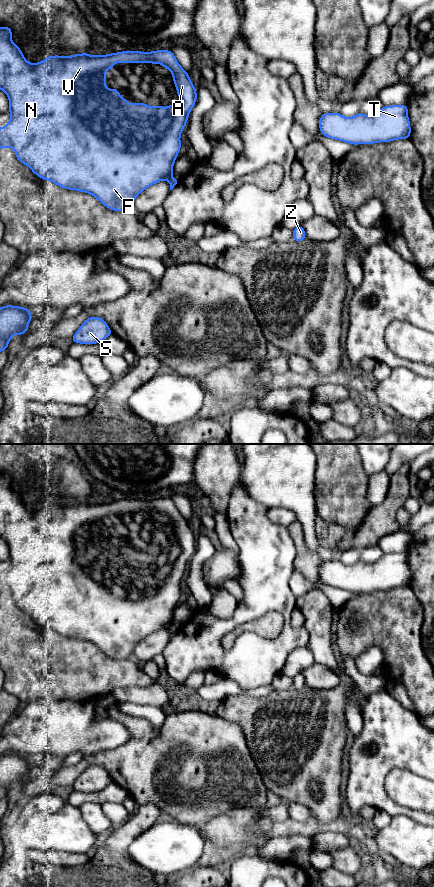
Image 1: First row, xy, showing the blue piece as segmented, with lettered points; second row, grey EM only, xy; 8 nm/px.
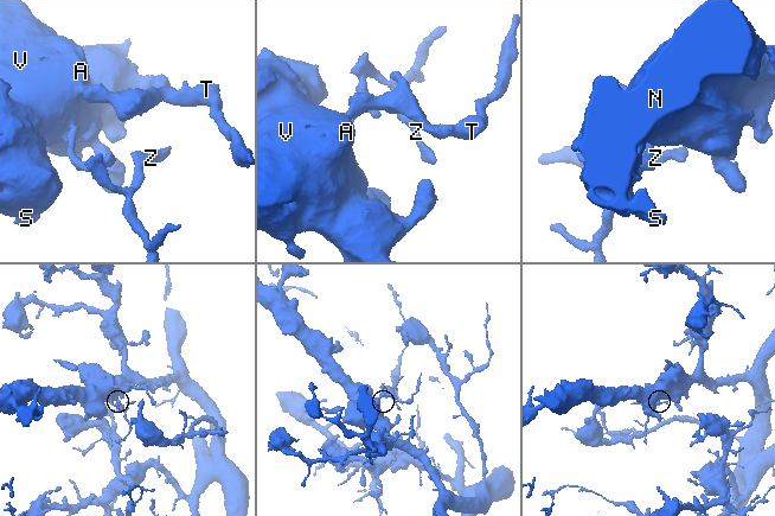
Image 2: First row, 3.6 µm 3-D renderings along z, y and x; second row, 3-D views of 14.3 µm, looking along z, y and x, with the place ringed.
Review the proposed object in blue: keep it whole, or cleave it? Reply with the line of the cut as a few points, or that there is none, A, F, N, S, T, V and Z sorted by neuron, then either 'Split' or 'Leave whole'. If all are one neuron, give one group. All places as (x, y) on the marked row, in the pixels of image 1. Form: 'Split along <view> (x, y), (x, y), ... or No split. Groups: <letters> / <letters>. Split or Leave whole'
Split along xy (171, 175), (166, 179). Groups: A F N S T V / Z. Split

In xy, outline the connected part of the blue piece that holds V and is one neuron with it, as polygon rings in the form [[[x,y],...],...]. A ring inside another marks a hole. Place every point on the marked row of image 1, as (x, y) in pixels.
[[[6,26],[0,27],[0,90],[4,91],[9,99],[10,113],[9,122],[4,127],[0,127],[0,150],[12,147],[16,159],[28,166],[40,179],[51,181],[57,186],[68,190],[88,193],[98,199],[105,207],[113,211],[132,210],[133,202],[140,193],[153,184],[167,180],[172,176],[173,165],[181,149],[180,136],[187,124],[188,116],[196,103],[197,91],[189,78],[189,73],[178,63],[171,50],[156,50],[151,52],[126,50],[106,55],[89,55],[87,52],[71,56],[50,55],[38,63],[29,63],[25,59],[21,49],[12,41],[11,35],[12,28]],[[145,62],[149,62],[153,65],[160,63],[162,65],[161,67],[167,68],[171,72],[174,85],[177,89],[177,95],[181,100],[179,104],[167,105],[165,109],[161,104],[156,105],[154,108],[148,104],[139,102],[135,102],[131,105],[127,99],[121,97],[119,90],[106,88],[106,72],[108,69],[114,68],[115,63],[143,64]]]

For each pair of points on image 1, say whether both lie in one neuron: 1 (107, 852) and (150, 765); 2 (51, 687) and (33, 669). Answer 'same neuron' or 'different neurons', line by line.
1: different neurons
2: same neuron

